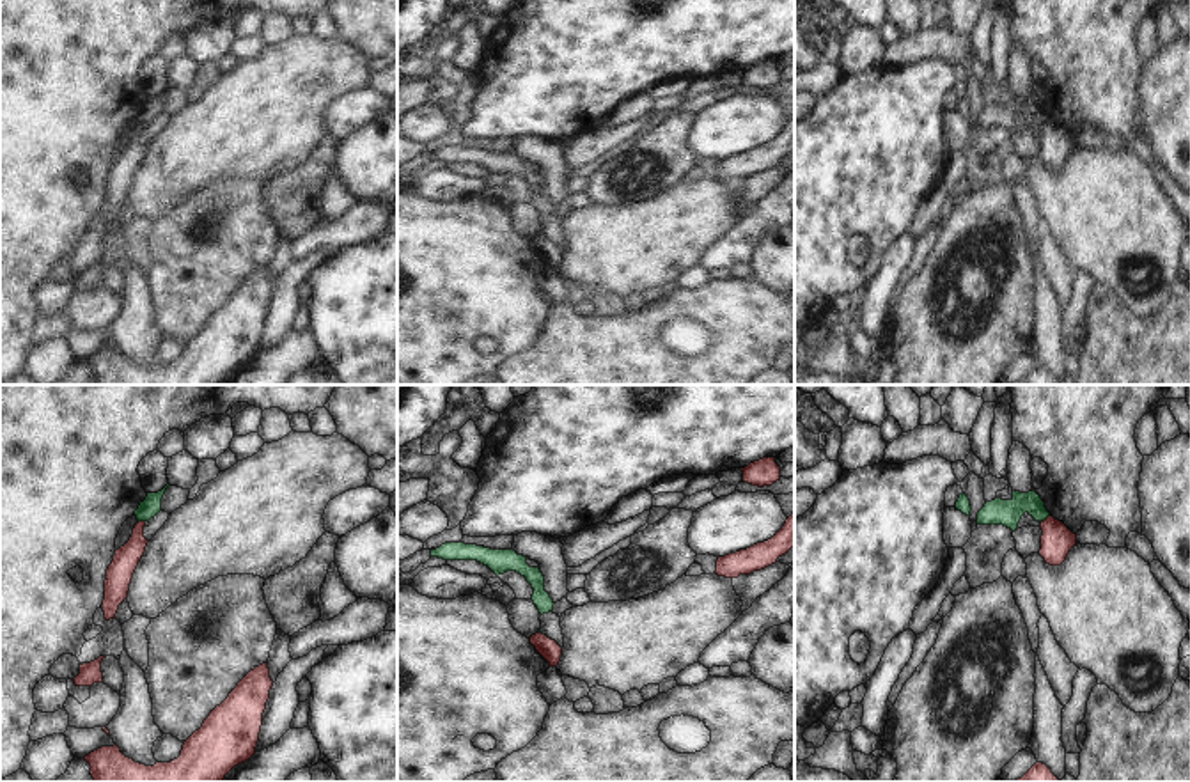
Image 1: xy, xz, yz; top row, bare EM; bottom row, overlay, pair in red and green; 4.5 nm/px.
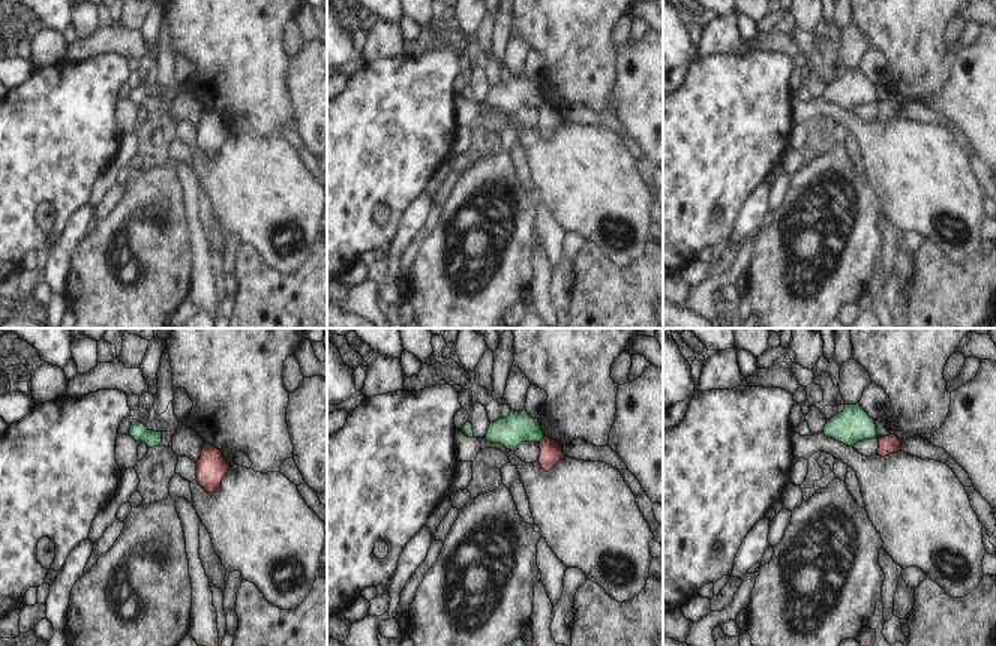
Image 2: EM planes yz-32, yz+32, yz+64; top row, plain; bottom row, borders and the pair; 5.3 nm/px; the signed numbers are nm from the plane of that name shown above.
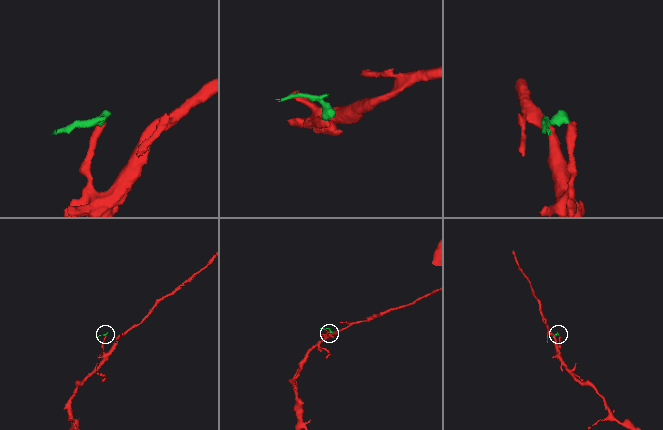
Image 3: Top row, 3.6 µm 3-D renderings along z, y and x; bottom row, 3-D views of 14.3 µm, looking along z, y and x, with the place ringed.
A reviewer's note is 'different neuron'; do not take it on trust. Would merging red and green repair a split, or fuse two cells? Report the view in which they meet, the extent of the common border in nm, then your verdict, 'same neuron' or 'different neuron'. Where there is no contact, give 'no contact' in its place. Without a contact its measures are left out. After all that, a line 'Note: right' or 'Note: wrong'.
meets red in yz; contact 50 nm long; different neuron
Note: right

